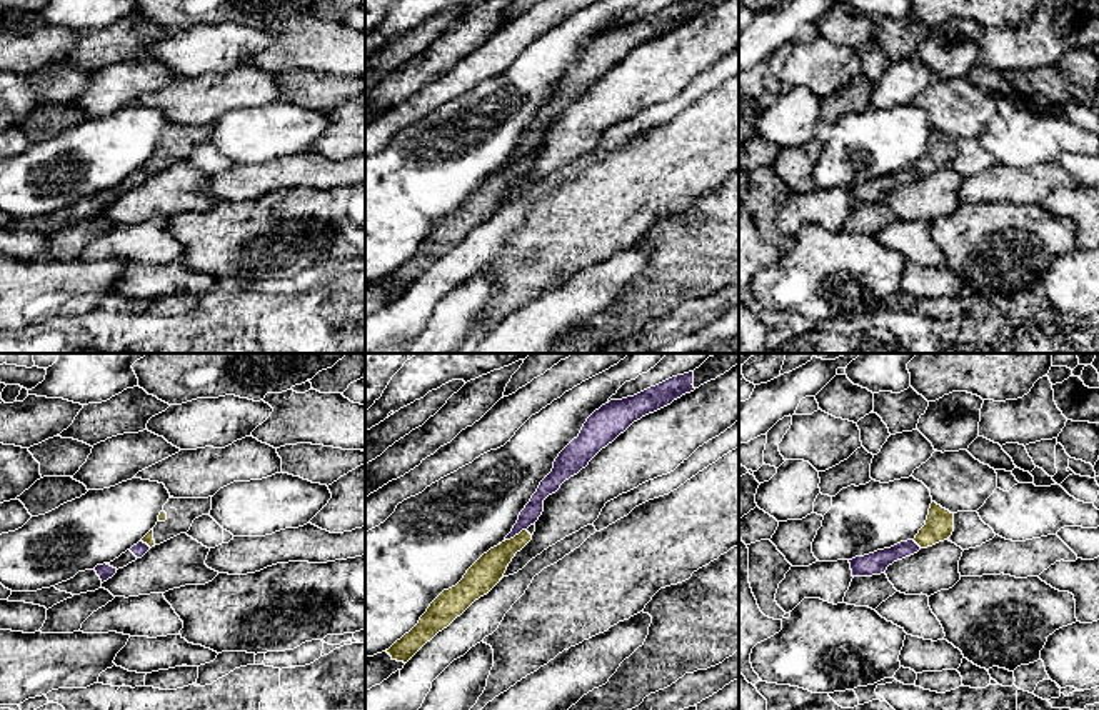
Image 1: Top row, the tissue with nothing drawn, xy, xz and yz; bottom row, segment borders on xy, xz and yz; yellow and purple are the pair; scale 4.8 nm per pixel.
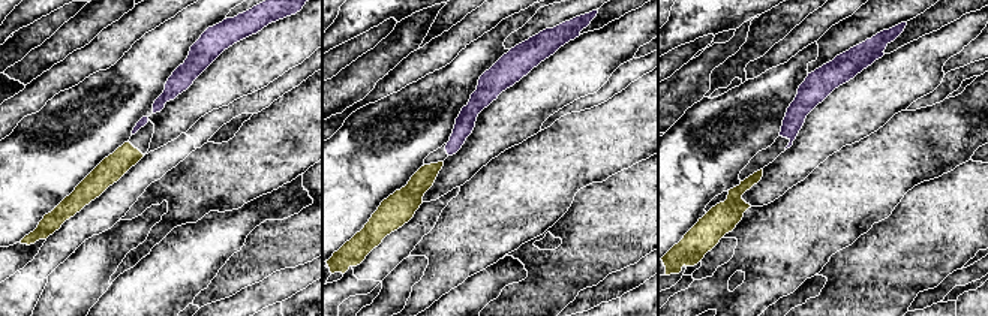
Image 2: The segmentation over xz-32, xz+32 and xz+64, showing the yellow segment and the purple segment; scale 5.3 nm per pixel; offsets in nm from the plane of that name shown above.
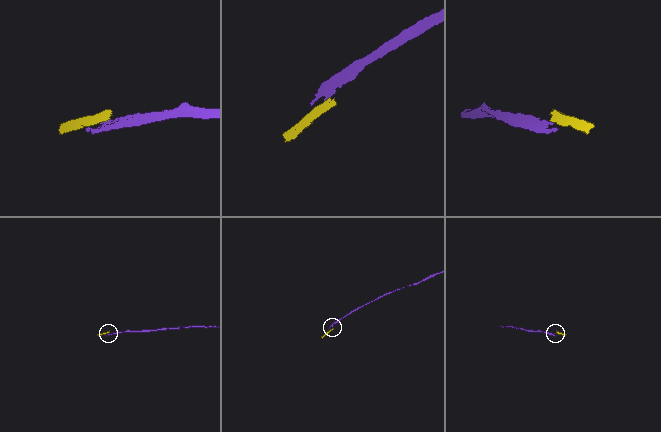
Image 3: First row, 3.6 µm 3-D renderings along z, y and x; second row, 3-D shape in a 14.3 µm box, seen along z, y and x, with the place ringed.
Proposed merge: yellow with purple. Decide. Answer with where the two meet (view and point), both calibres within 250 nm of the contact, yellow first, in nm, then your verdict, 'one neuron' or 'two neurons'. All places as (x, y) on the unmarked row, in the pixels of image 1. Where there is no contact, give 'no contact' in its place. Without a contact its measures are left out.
xz (516, 162) | 150/90 nm | two neurons

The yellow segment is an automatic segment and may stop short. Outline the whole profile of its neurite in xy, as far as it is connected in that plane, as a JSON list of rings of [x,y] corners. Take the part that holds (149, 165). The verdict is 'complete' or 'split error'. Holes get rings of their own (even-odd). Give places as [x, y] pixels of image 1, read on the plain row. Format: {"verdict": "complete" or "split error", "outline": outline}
{"verdict": "split error", "outline": [[[212,123],[208,125],[168,125],[158,142],[157,152],[142,165],[150,175],[180,160],[187,160],[195,145],[208,142]]]}

